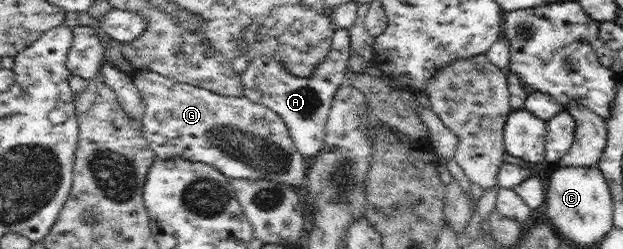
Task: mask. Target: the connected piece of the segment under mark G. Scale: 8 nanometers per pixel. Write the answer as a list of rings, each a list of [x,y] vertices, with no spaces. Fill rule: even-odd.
[[[134,71],[134,82],[145,105],[146,112],[141,121],[143,134],[156,158],[179,157],[193,162],[203,162],[214,166],[229,180],[268,180],[283,182],[297,189],[303,186],[307,172],[305,157],[297,150],[286,125],[273,110],[253,102],[247,96],[237,98],[215,94],[203,87],[177,82],[153,71]]]

